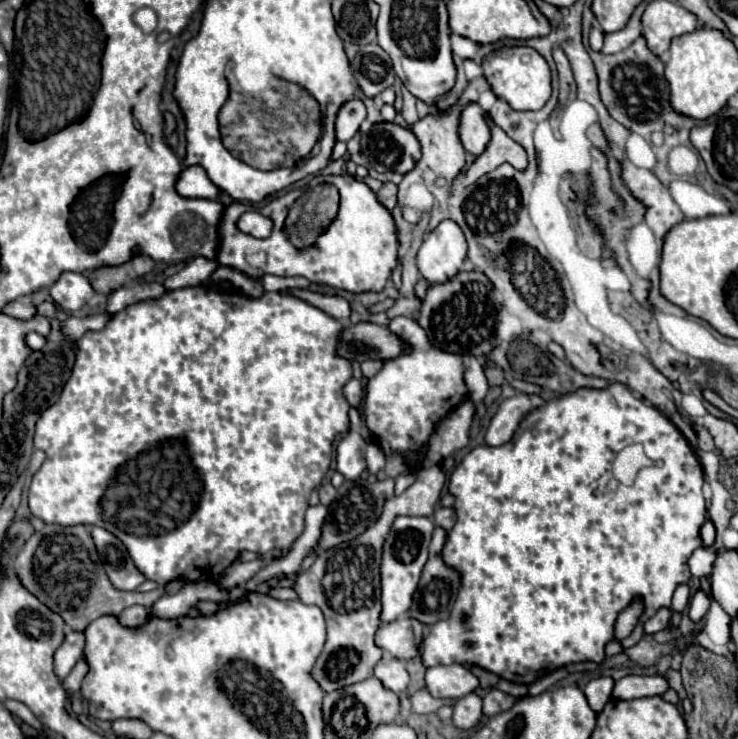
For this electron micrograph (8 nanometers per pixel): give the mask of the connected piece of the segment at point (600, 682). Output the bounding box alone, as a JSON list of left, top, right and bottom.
[584,677,614,713]

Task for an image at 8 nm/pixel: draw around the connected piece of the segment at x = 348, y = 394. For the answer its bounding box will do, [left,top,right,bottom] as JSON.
[344,379,364,407]

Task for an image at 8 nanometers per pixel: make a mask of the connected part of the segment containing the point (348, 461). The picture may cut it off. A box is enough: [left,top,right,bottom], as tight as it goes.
[336,431,366,481]

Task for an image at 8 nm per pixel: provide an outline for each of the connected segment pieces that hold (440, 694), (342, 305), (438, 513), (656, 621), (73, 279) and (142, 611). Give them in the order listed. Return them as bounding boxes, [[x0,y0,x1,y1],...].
[[426,665,478,699],[286,289,350,321],[434,507,456,531],[644,609,672,633],[50,273,94,311],[120,607,148,627]]

